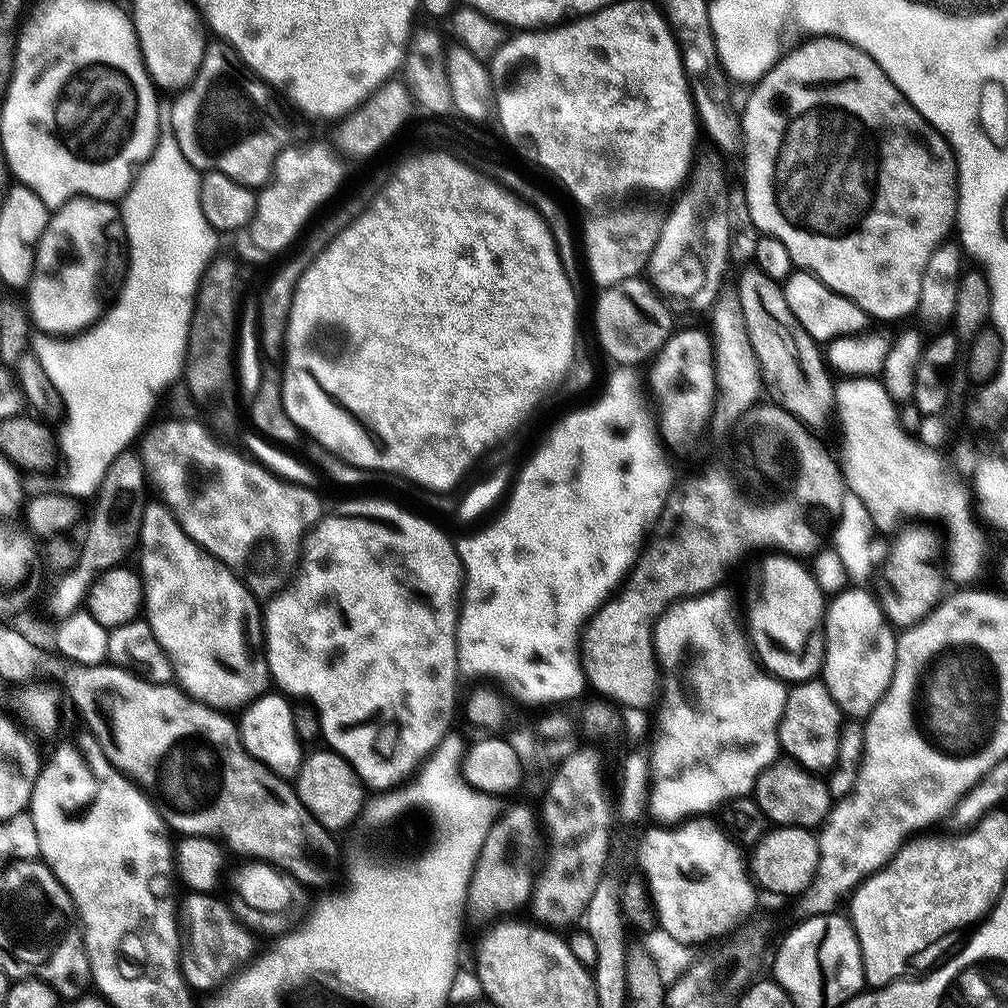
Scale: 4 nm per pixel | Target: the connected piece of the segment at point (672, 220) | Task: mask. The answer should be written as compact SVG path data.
M712 156L695 161L686 187L675 197L676 205L669 210L664 224L662 220L659 225L656 245L646 269L647 279L665 301L673 305L676 303L680 308L693 308L696 312L703 308L711 309L717 303L716 295L724 284L724 275L728 272L728 255L732 252L728 182L718 162L720 160Z

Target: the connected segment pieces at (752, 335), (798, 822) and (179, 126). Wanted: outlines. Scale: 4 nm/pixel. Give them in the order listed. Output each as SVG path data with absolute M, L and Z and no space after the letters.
M749 266L736 284L736 300L767 394L769 392L779 407L785 408L805 427L818 430L834 416L834 376L822 355L821 345L812 340L810 334L802 330L798 318L794 318L781 281L762 274L758 267Z
M791 758L777 759L776 763L762 770L756 779L754 799L762 814L773 825L782 828L807 828L816 830L828 819L833 798L828 785L817 773L808 771Z
M216 42L213 48L211 45L192 85L173 99L176 101L170 111L174 138L178 138L182 154L201 173L221 172L256 190L271 180L278 154L289 140L276 117L268 85L245 74L241 65L231 55L223 56L223 52L223 43Z

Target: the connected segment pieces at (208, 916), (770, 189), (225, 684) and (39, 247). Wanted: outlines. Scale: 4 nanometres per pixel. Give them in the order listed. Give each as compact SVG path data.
M192 892L189 897L189 900L185 904L183 901L182 912L183 915L184 912L188 915L188 924L186 920L186 944L187 947L188 944L192 947L192 960L185 959L183 961L184 978L188 981L189 988L195 990L197 993L208 991L208 993L211 993L213 990L227 985L257 955L255 940L257 937L254 935L252 928L245 924L229 905L227 908L219 900L219 895L207 892Z
M813 36L805 44L785 51L778 63L760 80L751 85L748 101L742 104L741 130L744 132L744 200L748 203L748 216L757 228L757 233L778 238L786 246L793 265L797 269L814 274L830 290L850 298L873 321L900 320L915 313L919 306L919 291L922 290L922 274L930 254L939 244L949 239L956 223L956 156L948 140L933 124L926 122L922 114L896 89L894 82L858 46L837 36Z
M149 499L140 519L140 568L148 625L172 660L175 679L189 696L217 710L239 709L270 688L268 653L264 650L262 604L232 569L198 546L182 530L176 515L159 499Z
M89 196L66 201L49 215L46 230L36 243L34 270L26 285L26 307L31 323L35 327L37 324L41 333L61 338L75 336L91 328L104 315L109 301L119 293L125 271L126 237L119 207L106 200L91 200Z

